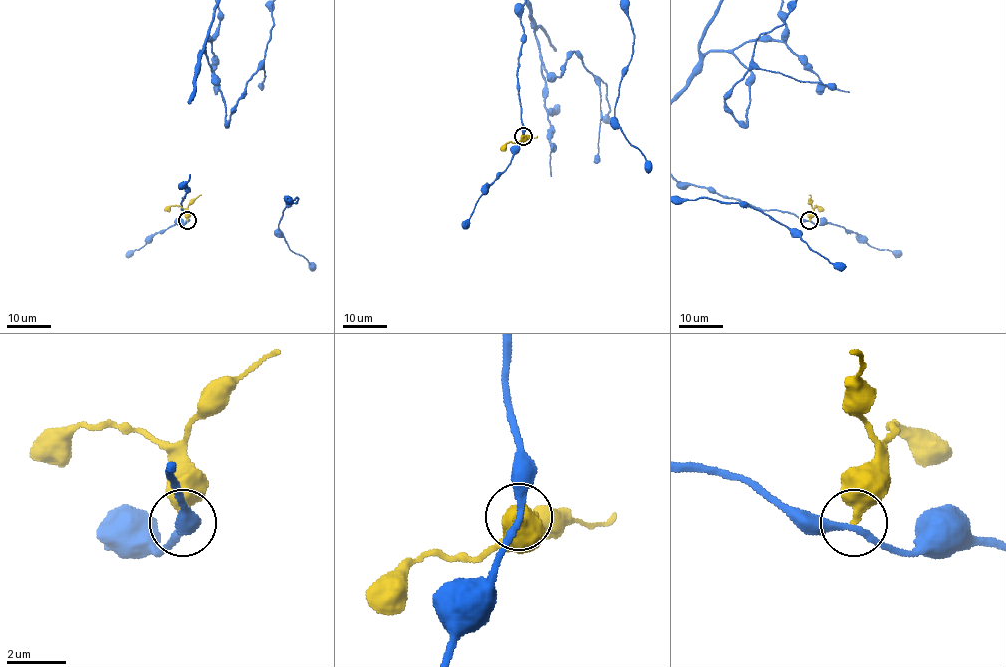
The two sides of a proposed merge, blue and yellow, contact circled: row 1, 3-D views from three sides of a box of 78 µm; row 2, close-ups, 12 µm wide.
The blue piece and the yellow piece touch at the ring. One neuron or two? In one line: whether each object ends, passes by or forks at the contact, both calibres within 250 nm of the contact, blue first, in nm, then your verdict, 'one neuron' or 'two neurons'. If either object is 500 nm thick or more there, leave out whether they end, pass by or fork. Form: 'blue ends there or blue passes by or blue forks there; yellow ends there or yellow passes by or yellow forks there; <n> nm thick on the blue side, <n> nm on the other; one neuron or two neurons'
blue passes by; yellow ends there; 240 nm thick on the blue side, 440 nm on the other; two neurons

